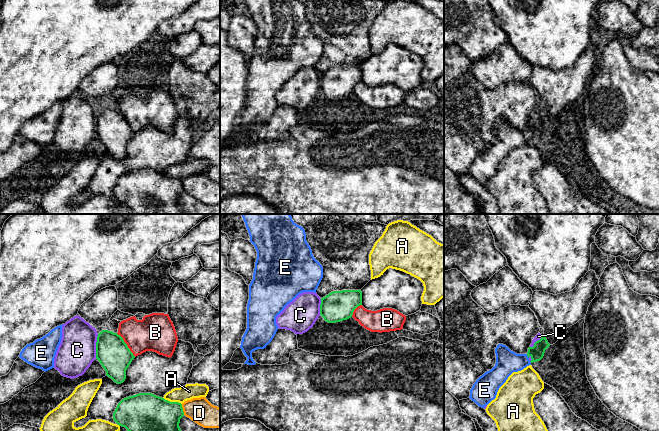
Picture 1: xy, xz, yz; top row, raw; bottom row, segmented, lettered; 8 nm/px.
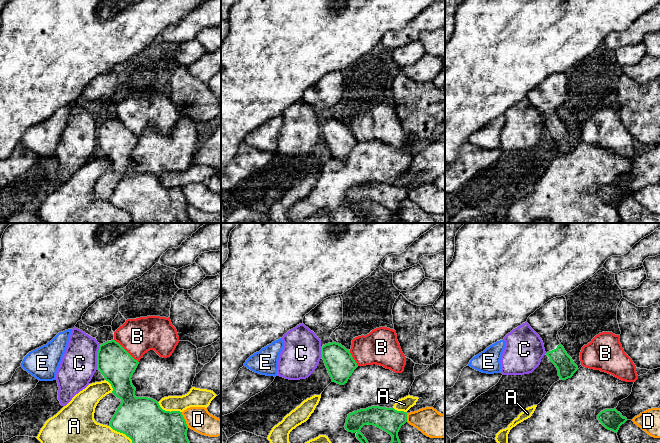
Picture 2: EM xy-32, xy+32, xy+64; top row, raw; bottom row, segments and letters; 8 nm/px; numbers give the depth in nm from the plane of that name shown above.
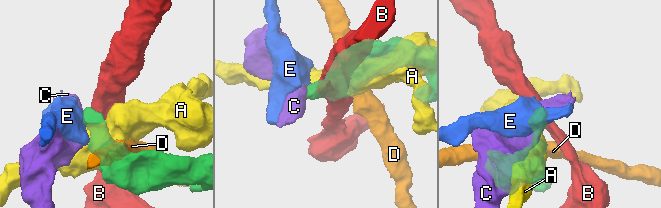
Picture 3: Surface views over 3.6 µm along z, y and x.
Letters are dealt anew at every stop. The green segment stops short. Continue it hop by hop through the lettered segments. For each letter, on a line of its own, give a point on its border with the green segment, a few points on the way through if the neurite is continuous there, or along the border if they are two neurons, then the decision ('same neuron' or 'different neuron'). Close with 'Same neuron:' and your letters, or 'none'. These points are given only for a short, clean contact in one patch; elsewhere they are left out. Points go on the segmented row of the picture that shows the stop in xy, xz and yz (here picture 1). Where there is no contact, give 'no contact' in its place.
A: xy (172, 402) | different neuron
B: xy (126, 344) | along xy (116, 333), (135, 356) | different neuron
C: xy (96, 346) | different neuron
D: xy (182, 409) | different neuron
E: yz (527, 355) | along yz (526, 354), (528, 358) | different neuron
Same neuron: none

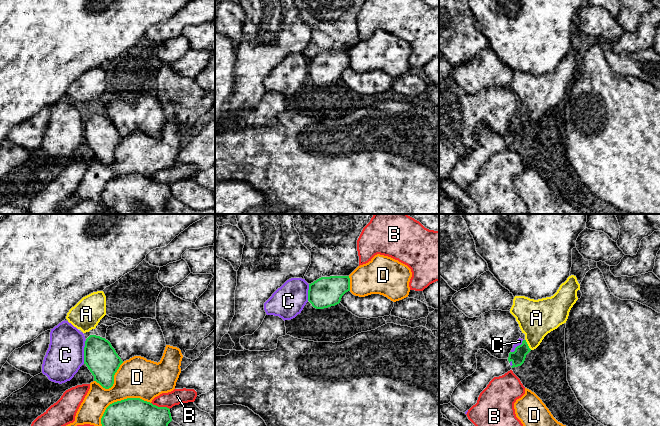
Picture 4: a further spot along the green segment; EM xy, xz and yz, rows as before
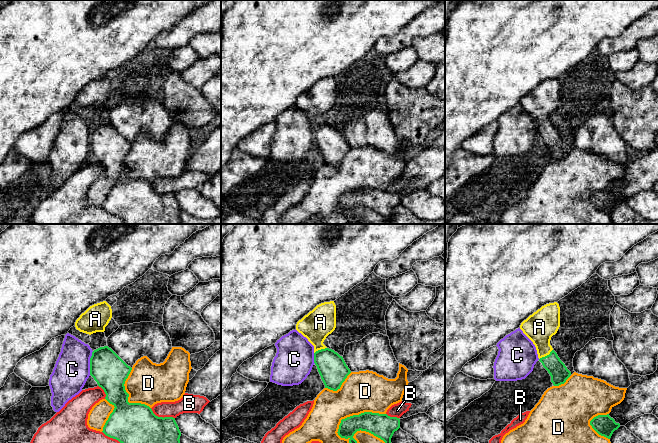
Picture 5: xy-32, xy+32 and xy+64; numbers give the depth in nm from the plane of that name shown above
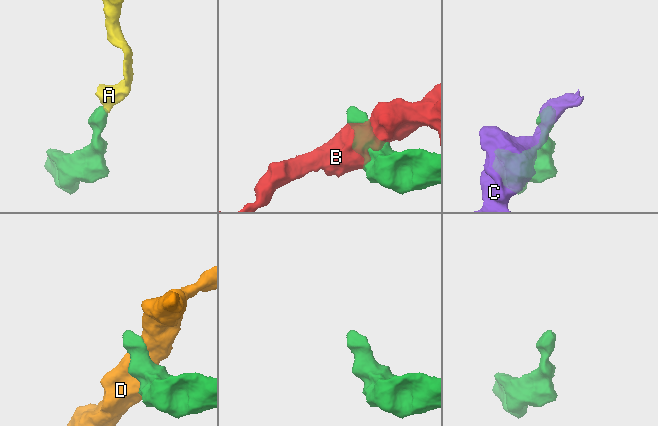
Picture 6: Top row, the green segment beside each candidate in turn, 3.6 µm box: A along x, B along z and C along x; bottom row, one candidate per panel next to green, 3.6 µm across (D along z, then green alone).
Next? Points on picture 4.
A: yz (527, 344) | across yz (517, 357), (527, 344), (533, 338), (536, 318) | same neuron
B: xy (160, 407) | different neuron
C: xy (84, 351) | different neuron
D: xy (121, 400) | different neuron
Same neuron: A

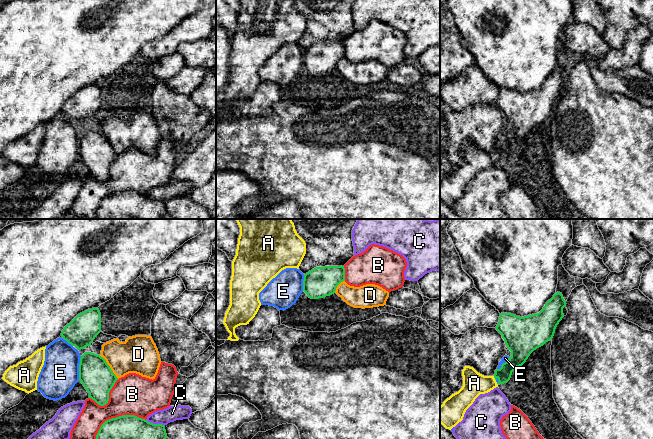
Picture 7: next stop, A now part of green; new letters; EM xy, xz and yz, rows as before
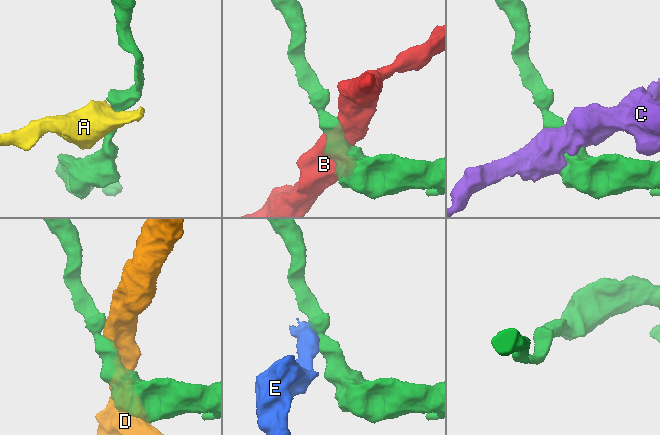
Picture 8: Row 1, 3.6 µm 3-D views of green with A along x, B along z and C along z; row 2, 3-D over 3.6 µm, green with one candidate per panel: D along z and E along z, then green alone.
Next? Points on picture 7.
A: yz (494, 377) | along yz (493, 376), (495, 380) | different neuron
B: xy (116, 417) | different neuron
C: xy (155, 424) | different neuron
D: xy (109, 366) | along xy (99, 355), (118, 378) | different neuron
E: xy (79, 368) | along xy (81, 356), (78, 380) | different neuron
Same neuron: none

